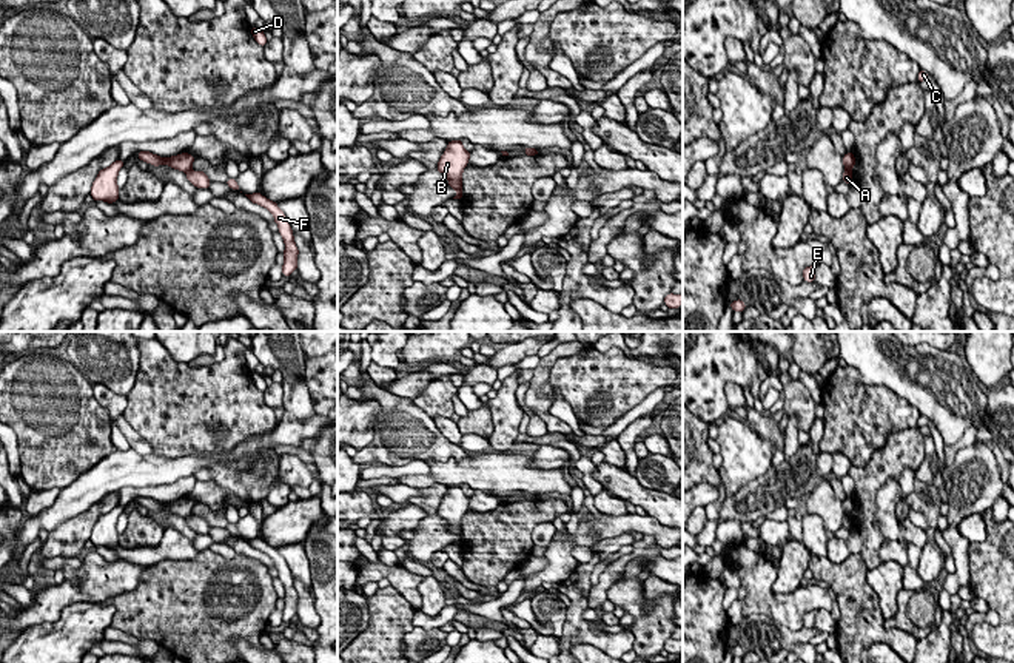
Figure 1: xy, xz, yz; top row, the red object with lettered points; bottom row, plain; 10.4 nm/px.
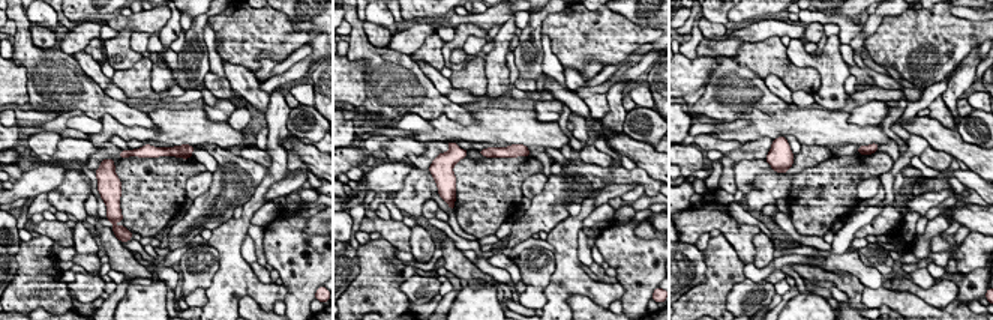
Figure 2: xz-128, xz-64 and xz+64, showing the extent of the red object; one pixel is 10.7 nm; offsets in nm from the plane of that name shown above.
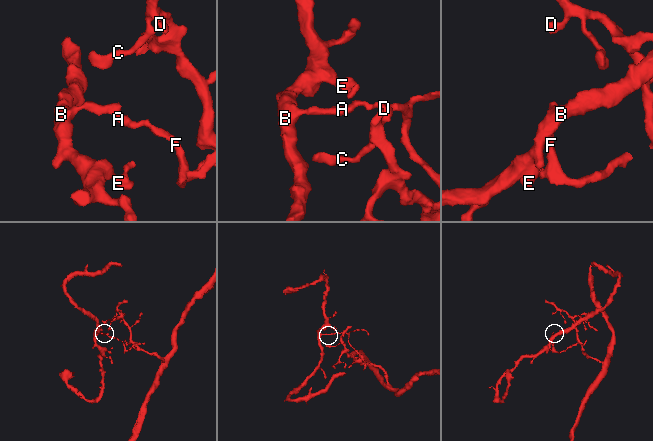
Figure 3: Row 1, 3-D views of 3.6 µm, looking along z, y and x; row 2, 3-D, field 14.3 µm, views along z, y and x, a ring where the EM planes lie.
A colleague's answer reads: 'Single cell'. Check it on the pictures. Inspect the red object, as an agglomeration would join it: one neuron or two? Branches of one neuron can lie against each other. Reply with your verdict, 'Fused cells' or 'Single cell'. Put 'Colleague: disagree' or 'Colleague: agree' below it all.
Fused cells
Colleague: disagree

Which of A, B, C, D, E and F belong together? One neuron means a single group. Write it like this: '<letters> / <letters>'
A C D F / B E

